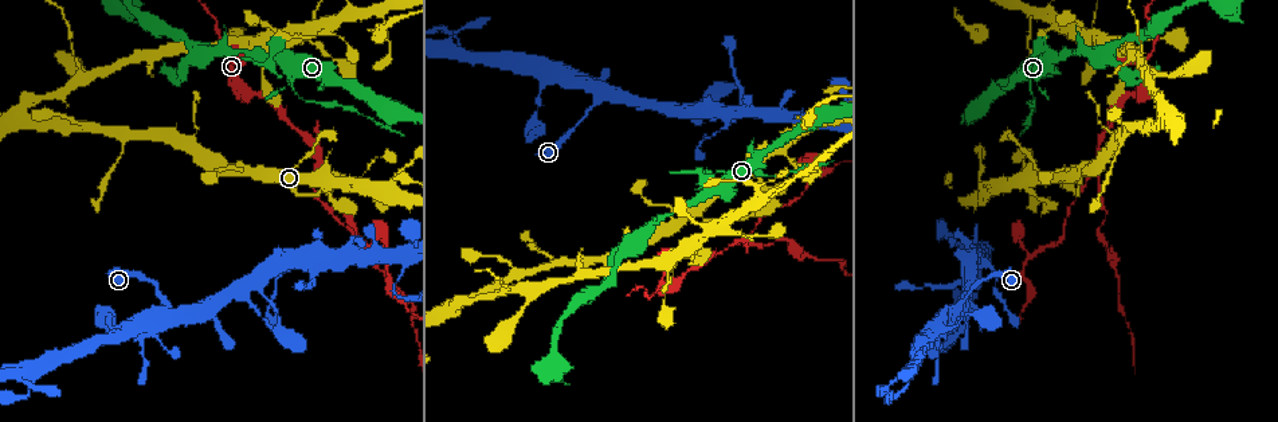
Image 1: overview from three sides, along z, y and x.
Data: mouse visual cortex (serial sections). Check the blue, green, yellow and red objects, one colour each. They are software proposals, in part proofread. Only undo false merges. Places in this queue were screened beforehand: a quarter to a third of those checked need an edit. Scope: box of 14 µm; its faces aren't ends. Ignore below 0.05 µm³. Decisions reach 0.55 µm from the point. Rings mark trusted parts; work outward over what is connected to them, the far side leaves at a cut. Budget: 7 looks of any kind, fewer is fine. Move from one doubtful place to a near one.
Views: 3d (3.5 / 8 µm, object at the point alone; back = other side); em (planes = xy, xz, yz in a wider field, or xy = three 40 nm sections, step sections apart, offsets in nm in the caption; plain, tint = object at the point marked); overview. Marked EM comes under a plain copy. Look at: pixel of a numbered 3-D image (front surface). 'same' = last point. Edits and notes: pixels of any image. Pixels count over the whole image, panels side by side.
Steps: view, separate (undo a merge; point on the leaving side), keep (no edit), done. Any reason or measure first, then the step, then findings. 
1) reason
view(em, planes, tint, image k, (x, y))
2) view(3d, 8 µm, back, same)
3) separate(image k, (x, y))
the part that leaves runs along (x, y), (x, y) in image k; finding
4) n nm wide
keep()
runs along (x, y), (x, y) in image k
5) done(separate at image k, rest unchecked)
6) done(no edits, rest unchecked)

calibre changes
view(3d, 3.5 µm, image 1, (271, 66))

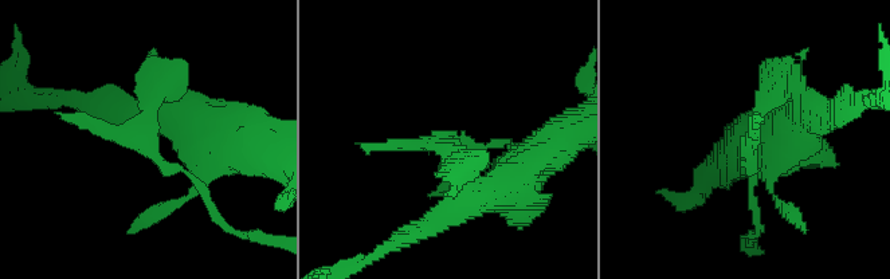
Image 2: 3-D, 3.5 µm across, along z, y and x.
view(em, xy, step 2, tint, image 2, (144, 143))

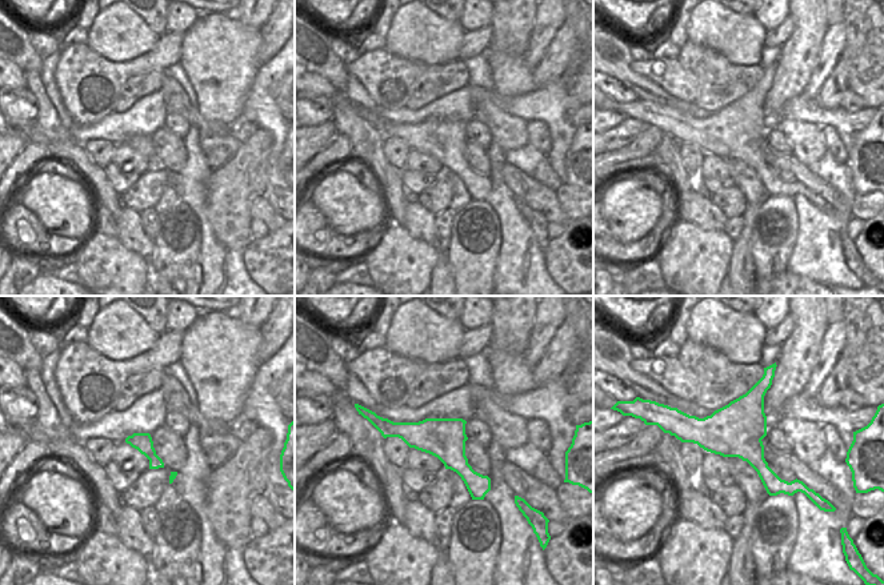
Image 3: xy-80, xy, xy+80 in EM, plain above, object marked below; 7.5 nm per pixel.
another direction
view(em, xy, step 5, tint, same)

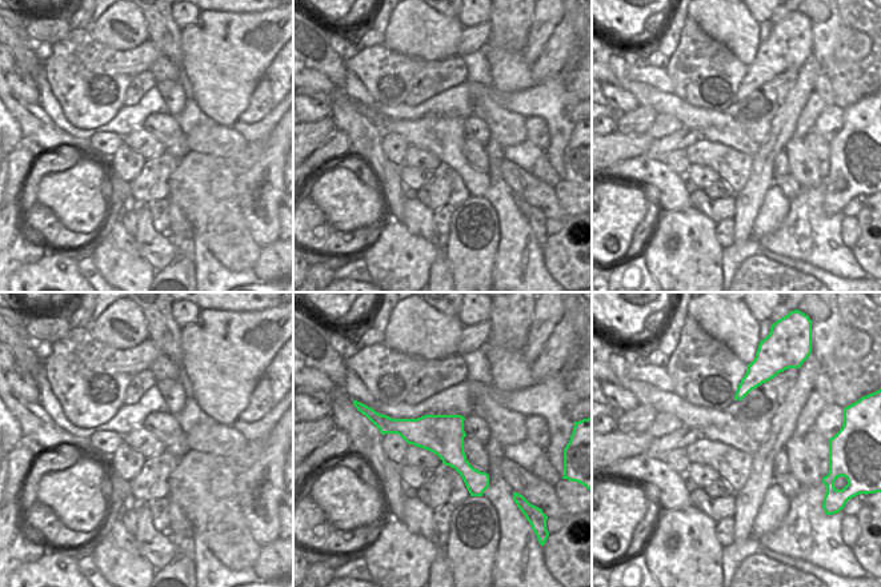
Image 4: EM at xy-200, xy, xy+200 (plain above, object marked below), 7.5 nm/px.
300 nm wide
keep()
runs along (377, 418), (429, 432), (485, 483) in image 4; continuous, no second cell

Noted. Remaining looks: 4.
side arm on a straight run
view(3d, 3.5 µm, image 1, (315, 159))

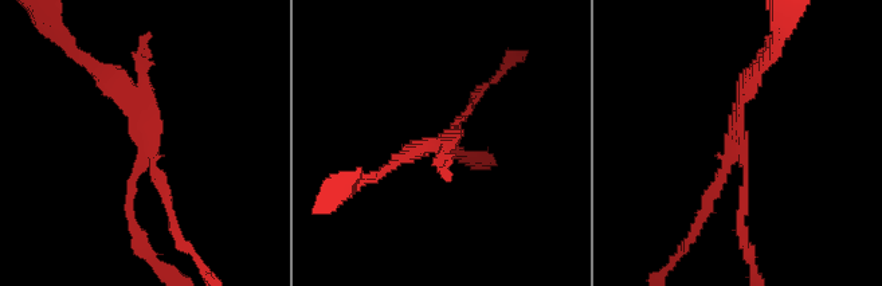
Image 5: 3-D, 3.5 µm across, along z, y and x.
view(em, xy, step 3, tint, image 5, (742, 148))

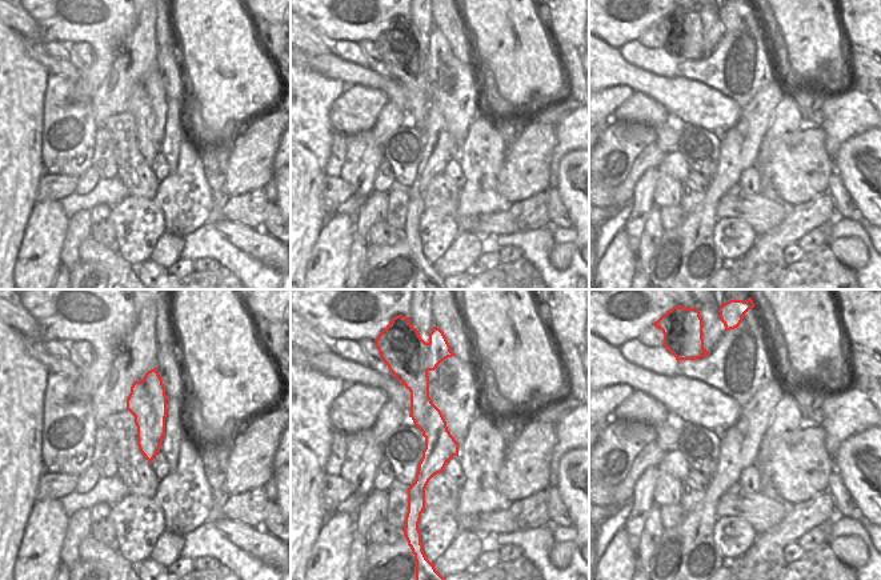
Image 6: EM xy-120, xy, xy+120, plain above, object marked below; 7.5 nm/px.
240 nm wide
separate(image 5, (142, 40))
the part that leaves runs along (153, 151), (171, 220), (195, 258) in image 5; two cells meet here

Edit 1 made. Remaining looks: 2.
sudden change in width
view(3d, 8 µm, image 1, (992, 265))

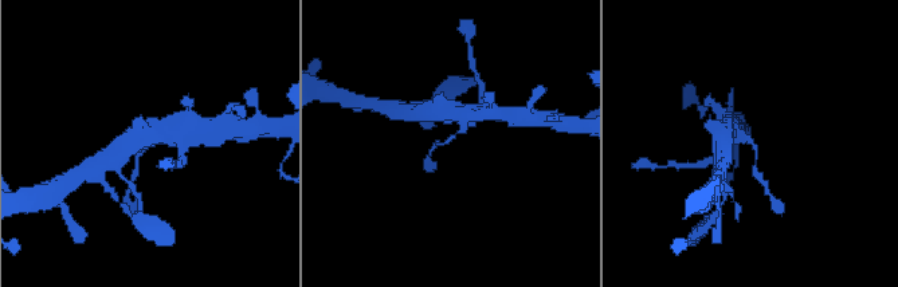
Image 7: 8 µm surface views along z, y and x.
view(3d, 3.5 µm, back, image 7, (454, 135))

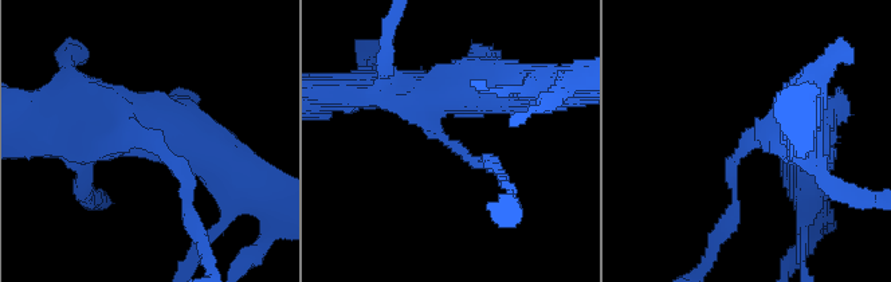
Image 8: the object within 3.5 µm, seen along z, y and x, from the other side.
arms of 150, 600 nm
keep()
runs along (804, 130), (749, 140), (731, 160), (736, 206) in image 8; all the same cell

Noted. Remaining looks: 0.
done(separate at image 5, rest unchecked)

